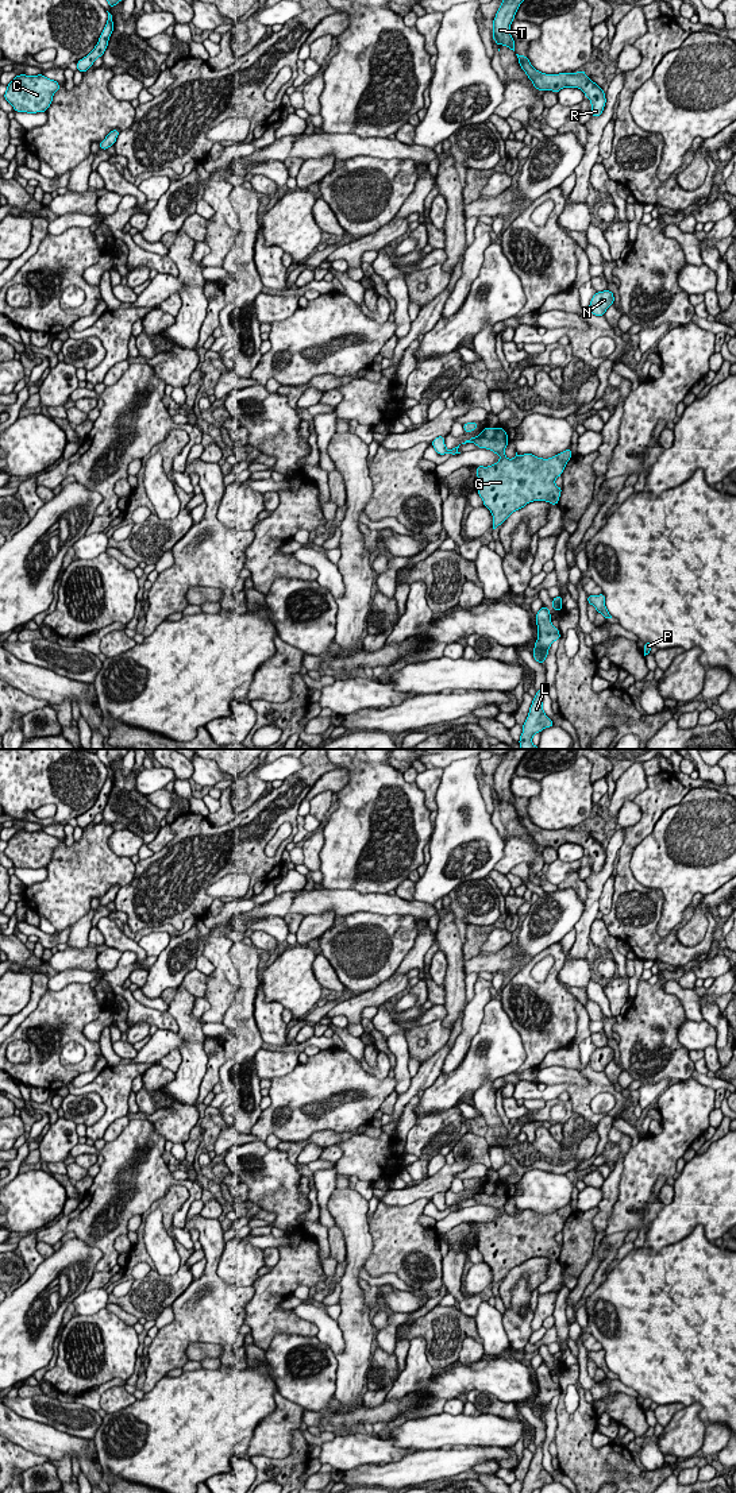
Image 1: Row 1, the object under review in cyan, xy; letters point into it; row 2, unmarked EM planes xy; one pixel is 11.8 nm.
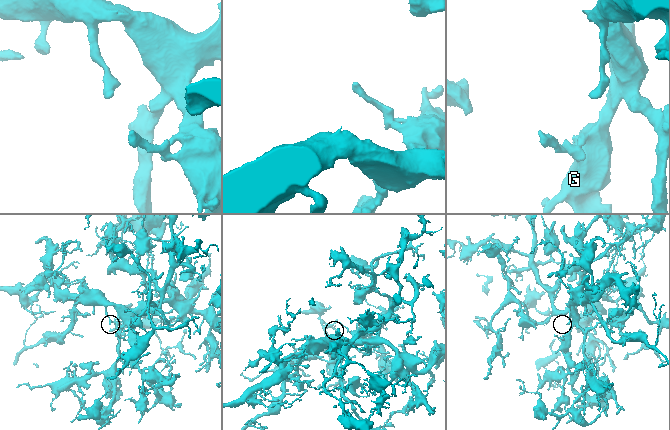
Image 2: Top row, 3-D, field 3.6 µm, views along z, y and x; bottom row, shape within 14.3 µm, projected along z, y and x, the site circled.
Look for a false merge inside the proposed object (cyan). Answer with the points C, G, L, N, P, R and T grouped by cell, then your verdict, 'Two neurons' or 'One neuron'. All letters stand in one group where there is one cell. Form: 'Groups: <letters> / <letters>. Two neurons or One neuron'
Groups: C G L N P R T. One neuron

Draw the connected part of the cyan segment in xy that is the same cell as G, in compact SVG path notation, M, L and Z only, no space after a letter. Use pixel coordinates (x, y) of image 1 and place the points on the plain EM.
M483 1184L483 1187L462 1200L474 1199L478 1204L486 1204L500 1211L500 1216L489 1223L478 1222L478 1251L482 1254L485 1264L492 1268L493 1285L505 1278L505 1276L516 1266L524 1264L533 1257L546 1257L551 1261L558 1261L562 1243L555 1241L555 1235L562 1231L564 1222L573 1212L571 1205L548 1214L537 1214L532 1210L524 1210L521 1212L515 1211L513 1215L505 1212L505 1204L508 1201L508 1191L505 1185L500 1184Z

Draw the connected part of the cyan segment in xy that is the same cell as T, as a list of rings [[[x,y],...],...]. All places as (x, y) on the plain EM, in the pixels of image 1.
[[[512,749],[505,753],[498,764],[496,773],[493,775],[493,791],[497,802],[504,800],[515,807],[515,796],[510,792],[510,780],[515,775],[515,771],[529,749]]]

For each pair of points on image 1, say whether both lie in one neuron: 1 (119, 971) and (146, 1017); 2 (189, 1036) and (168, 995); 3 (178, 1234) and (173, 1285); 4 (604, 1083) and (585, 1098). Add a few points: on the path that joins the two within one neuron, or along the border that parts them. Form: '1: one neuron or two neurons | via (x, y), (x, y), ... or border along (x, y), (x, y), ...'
1: one neuron | via (119, 982), (119, 988), (135, 1006)
2: two neurons | border along (177, 988), (168, 1003)
3: two neurons | border along (176, 1239), (192, 1250)
4: one neuron | via (600, 1083), (589, 1094)

